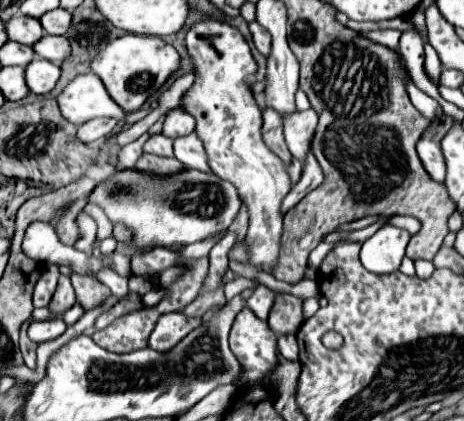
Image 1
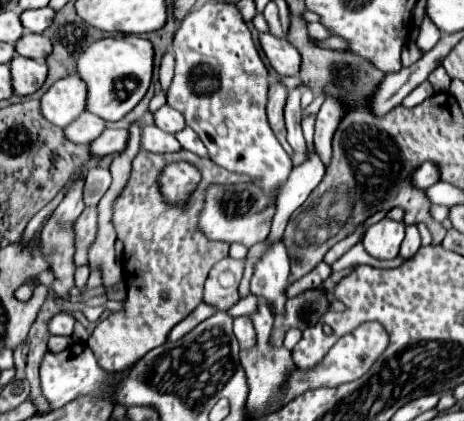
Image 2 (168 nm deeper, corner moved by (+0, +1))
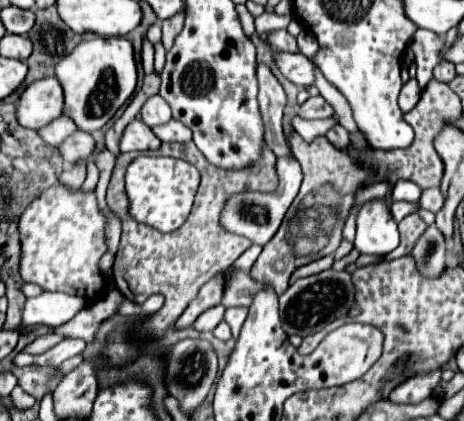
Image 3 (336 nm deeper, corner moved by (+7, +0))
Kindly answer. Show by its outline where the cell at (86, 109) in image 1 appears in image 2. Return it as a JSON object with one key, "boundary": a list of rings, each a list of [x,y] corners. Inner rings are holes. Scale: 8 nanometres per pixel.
{"boundary":[[[72,74],[54,82],[42,96],[42,114],[52,124],[64,128],[86,112],[86,102],[88,88],[78,74]]]}

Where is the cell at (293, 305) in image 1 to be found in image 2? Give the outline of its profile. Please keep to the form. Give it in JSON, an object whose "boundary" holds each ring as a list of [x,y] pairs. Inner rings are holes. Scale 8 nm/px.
{"boundary":[[[320,262],[312,272],[308,272],[304,278],[296,280],[294,284],[290,284],[290,286],[286,288],[286,298],[292,298],[292,296],[296,296],[296,294],[304,294],[304,292],[310,290],[310,288],[322,286],[328,276],[330,276],[330,266],[324,264],[324,262]]]}

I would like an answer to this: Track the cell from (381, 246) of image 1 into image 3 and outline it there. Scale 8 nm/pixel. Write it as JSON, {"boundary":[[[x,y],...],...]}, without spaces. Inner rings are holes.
{"boundary":[[[373,199],[359,207],[355,249],[367,255],[387,255],[399,245],[397,223],[385,199]]]}

